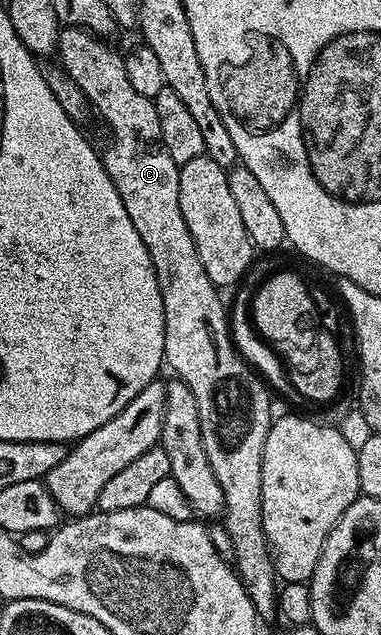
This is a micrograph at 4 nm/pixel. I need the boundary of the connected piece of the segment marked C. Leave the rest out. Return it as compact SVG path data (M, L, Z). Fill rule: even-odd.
M66 27L58 34L57 60L63 69L80 83L80 91L84 91L86 100L106 120L110 128L110 142L106 145L106 153L101 154L104 167L116 187L120 191L120 199L124 199L124 211L128 211L128 219L136 223L136 231L140 239L144 239L144 247L148 247L148 255L152 259L152 267L156 271L158 286L162 288L164 303L164 361L174 368L173 376L192 387L192 395L196 395L196 408L200 411L200 435L204 439L204 451L208 451L208 463L212 463L212 475L224 491L224 512L220 521L226 524L226 533L234 544L232 564L242 580L244 591L248 591L248 599L252 599L252 607L259 618L274 617L278 612L279 578L274 571L274 560L268 547L268 539L264 535L264 519L262 518L262 456L264 443L268 439L272 412L270 413L271 390L265 381L247 364L245 358L238 353L231 337L231 322L228 320L228 309L221 305L217 294L218 286L208 279L204 272L204 263L200 263L200 255L196 255L196 243L192 243L192 235L188 231L188 223L184 223L184 215L180 212L180 175L179 165L168 155L160 135L160 118L156 115L153 100L139 95L132 88L128 75L122 77L124 63L123 54L117 53L110 45L105 45L103 38L88 29Z

